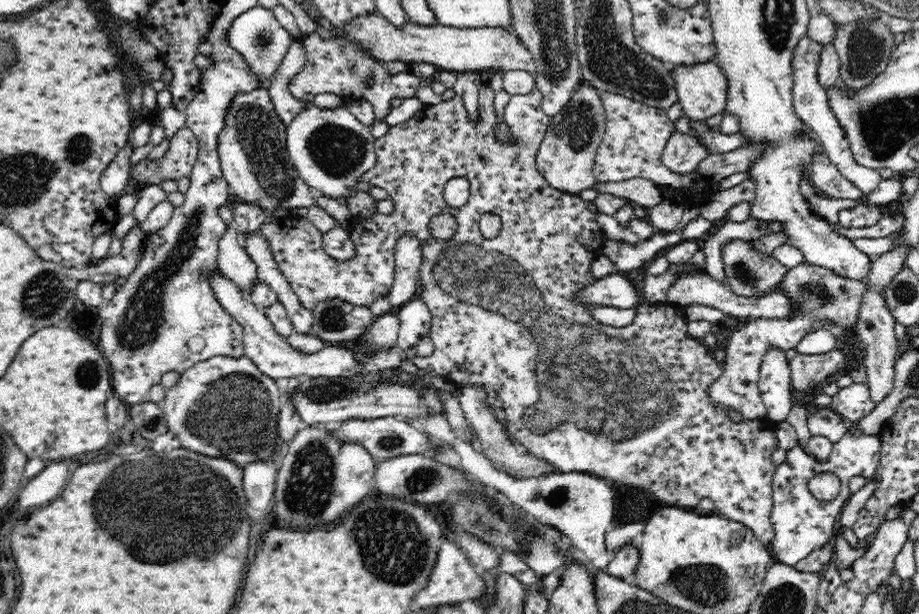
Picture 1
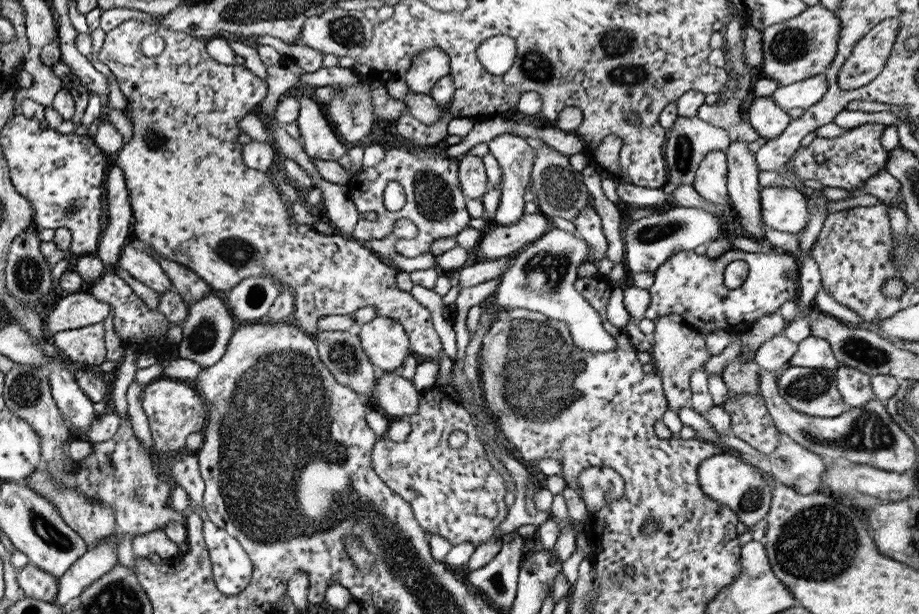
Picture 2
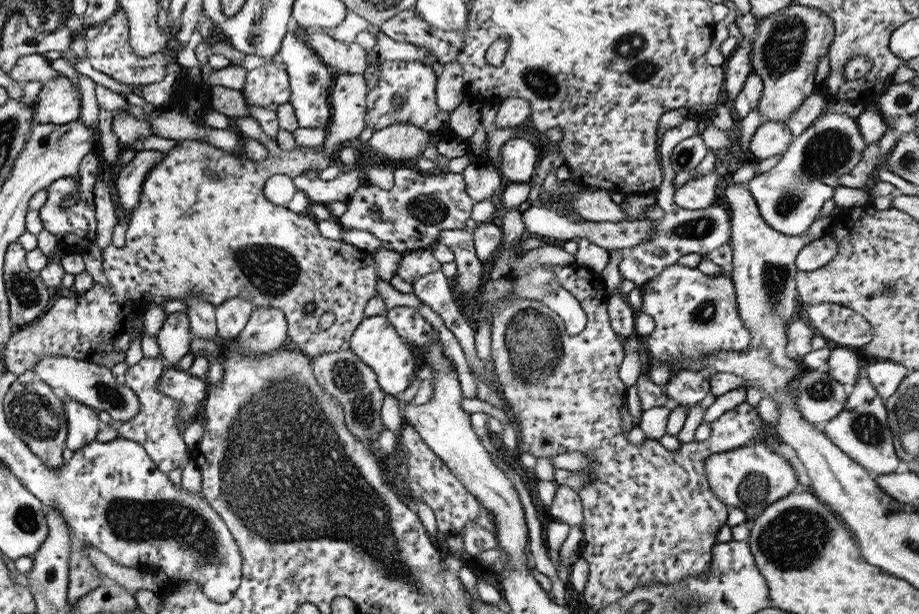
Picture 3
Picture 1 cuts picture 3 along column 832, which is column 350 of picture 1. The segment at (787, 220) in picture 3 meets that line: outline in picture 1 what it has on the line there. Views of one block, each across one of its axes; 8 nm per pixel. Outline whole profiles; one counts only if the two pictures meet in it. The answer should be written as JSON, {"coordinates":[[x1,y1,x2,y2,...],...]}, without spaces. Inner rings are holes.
{"coordinates":[[310,105,298,114,288,126,287,148,291,163,300,173,301,179,314,193,342,200,352,196,358,178,376,164,375,139,371,125,356,119,343,106,334,110,322,110]]}

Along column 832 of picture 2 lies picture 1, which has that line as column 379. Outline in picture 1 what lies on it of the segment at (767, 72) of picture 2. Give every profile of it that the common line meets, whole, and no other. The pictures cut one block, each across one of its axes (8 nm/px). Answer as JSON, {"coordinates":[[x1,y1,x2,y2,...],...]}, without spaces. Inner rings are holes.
{"coordinates":[[379,11,351,20,346,26,347,36,369,50,381,62,401,60,411,65,412,62,429,62,439,70,466,72,510,72,526,71,535,73,535,60,528,48,516,34,502,28,456,28,444,25,423,27,416,23,406,23,403,27,394,25]]}

